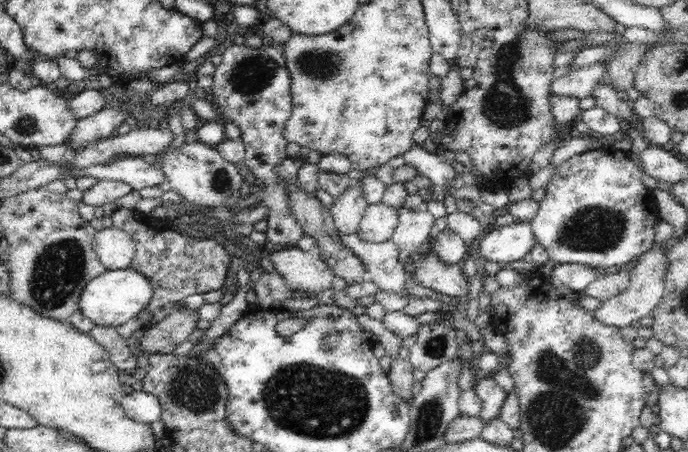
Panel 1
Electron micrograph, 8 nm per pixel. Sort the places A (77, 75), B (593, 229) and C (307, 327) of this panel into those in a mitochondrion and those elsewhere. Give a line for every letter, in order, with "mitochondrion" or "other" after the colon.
A: other
B: mitochondrion
C: other

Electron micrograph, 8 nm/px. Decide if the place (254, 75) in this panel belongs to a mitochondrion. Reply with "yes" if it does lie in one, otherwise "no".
yes

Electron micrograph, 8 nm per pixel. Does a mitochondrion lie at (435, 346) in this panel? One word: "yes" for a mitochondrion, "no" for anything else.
yes

